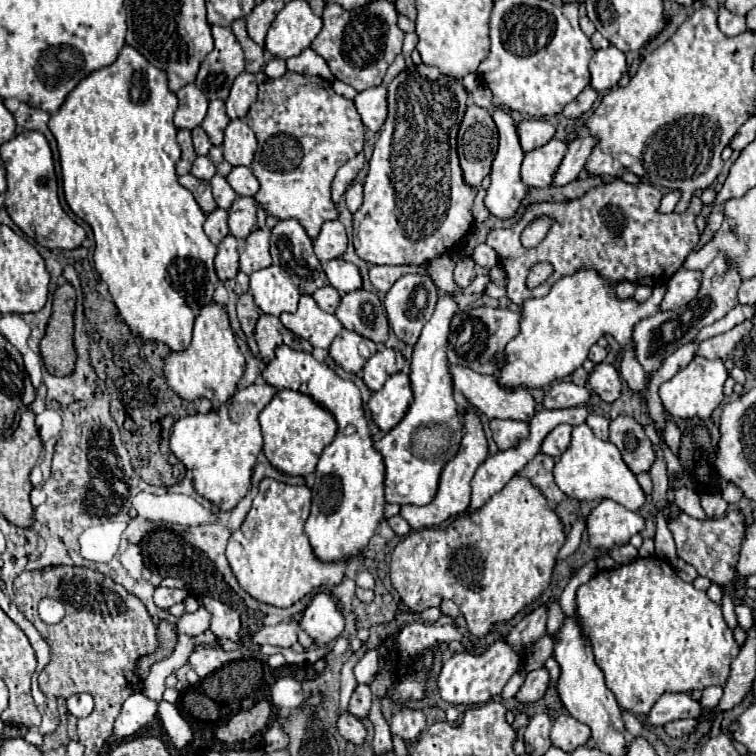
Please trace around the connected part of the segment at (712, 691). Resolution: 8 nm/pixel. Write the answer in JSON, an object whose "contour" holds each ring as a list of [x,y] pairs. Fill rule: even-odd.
{"contour":[[[706,687],[706,689],[702,691],[700,703],[702,703],[706,709],[712,709],[712,707],[718,705],[720,697],[722,697],[722,689],[720,689],[720,687]]]}

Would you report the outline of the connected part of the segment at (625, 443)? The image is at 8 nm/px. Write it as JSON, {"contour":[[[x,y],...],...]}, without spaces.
{"contour":[[[616,417],[610,421],[610,441],[622,453],[624,463],[634,475],[650,471],[656,453],[642,425],[632,417]]]}

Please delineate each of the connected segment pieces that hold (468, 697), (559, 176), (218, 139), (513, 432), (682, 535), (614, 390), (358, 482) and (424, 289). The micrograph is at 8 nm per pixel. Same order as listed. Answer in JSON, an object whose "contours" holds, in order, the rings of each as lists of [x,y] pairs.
{"contours":[[[[496,641],[486,653],[482,655],[470,655],[470,653],[454,653],[444,665],[438,675],[438,689],[440,697],[450,703],[464,703],[464,705],[474,705],[474,703],[486,703],[494,699],[508,679],[516,673],[518,665],[522,663],[522,657],[516,655],[508,643]]],[[[590,135],[574,139],[568,145],[568,153],[566,153],[566,157],[560,163],[560,167],[558,167],[556,175],[554,175],[552,185],[566,185],[566,183],[574,181],[580,175],[580,171],[584,169],[584,165],[588,161],[592,149],[596,147],[596,143],[598,143],[598,139],[590,137]]],[[[220,99],[210,101],[210,107],[208,107],[208,113],[206,113],[206,119],[202,121],[202,127],[208,133],[212,145],[222,145],[224,129],[228,127],[228,123],[230,123],[230,119],[226,115],[224,101],[220,101]]],[[[492,419],[490,421],[492,439],[496,441],[498,449],[510,449],[518,443],[518,439],[526,437],[528,425],[524,421],[510,421],[510,419]]],[[[732,511],[724,519],[704,519],[704,521],[700,521],[700,519],[694,519],[694,517],[686,515],[686,513],[680,513],[680,517],[676,521],[678,523],[668,521],[668,527],[670,527],[672,535],[674,535],[678,557],[684,559],[686,563],[690,563],[698,571],[698,575],[708,577],[726,595],[732,597],[738,625],[744,631],[748,631],[750,625],[754,623],[752,609],[748,609],[746,603],[736,597],[736,587],[734,587],[734,581],[738,579],[738,575],[736,575],[736,563],[738,563],[740,543],[742,543],[742,537],[744,537],[744,519],[742,519],[742,515],[736,513],[736,511]]],[[[600,363],[594,367],[594,371],[590,373],[588,383],[592,385],[592,389],[600,395],[602,401],[606,403],[614,403],[620,395],[622,395],[622,381],[618,371],[608,365],[608,363]]],[[[280,345],[274,351],[274,359],[270,359],[262,371],[262,379],[272,385],[274,389],[292,389],[300,391],[304,395],[310,395],[320,407],[328,409],[336,423],[338,423],[338,433],[334,441],[324,449],[318,467],[314,471],[316,483],[312,487],[312,511],[306,521],[306,535],[310,537],[310,545],[316,553],[318,559],[322,561],[338,561],[338,559],[356,559],[362,549],[366,549],[368,541],[374,535],[374,529],[378,521],[384,517],[384,459],[382,455],[374,449],[372,435],[368,429],[368,419],[362,409],[362,395],[360,389],[350,381],[338,377],[326,363],[320,363],[312,357],[312,353],[306,351],[296,351],[288,345]]],[[[404,275],[400,277],[392,289],[386,293],[386,313],[388,313],[388,321],[390,321],[390,329],[394,331],[394,335],[398,337],[398,341],[414,347],[420,331],[424,327],[426,321],[430,321],[432,313],[434,313],[434,305],[438,301],[438,291],[432,283],[430,277],[422,277],[422,275]]]]}

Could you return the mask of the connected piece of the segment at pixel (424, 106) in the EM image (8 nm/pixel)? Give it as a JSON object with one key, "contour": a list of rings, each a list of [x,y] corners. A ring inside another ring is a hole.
{"contour":[[[424,63],[400,71],[388,83],[388,117],[380,129],[380,137],[378,137],[372,157],[370,157],[370,169],[368,169],[368,175],[364,181],[364,203],[354,213],[354,249],[356,249],[358,257],[364,259],[366,263],[372,263],[372,265],[426,265],[428,261],[438,259],[438,257],[442,257],[442,253],[456,247],[460,243],[460,239],[464,239],[464,235],[470,231],[470,227],[474,223],[472,203],[476,197],[476,189],[466,185],[466,181],[462,177],[460,163],[458,163],[458,151],[456,151],[456,135],[458,135],[458,129],[462,123],[462,117],[466,113],[466,99],[468,99],[468,93],[464,89],[462,81],[454,81],[454,77],[446,77],[444,73],[440,73],[440,69],[428,67]]]}

